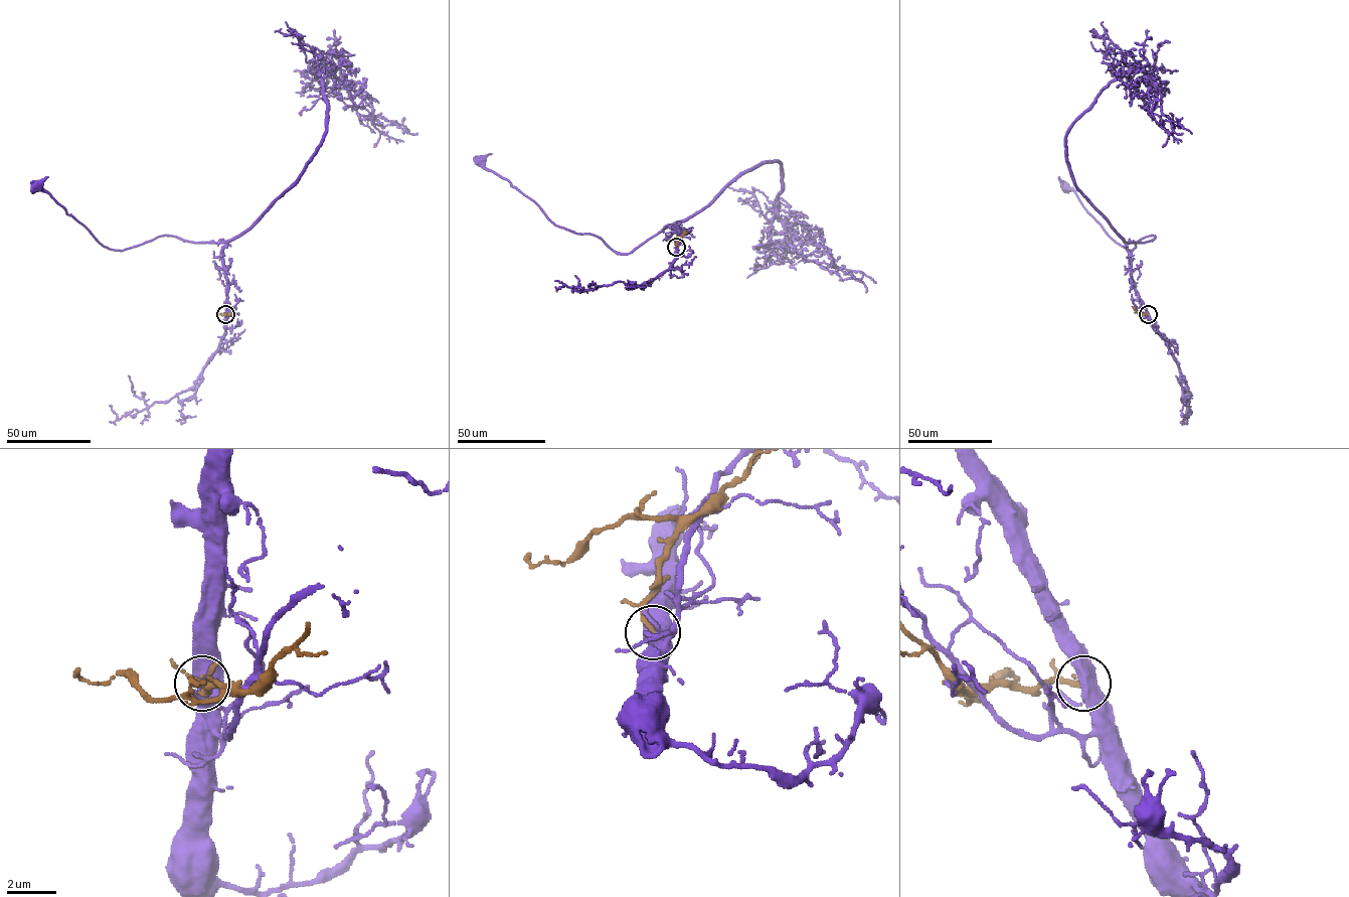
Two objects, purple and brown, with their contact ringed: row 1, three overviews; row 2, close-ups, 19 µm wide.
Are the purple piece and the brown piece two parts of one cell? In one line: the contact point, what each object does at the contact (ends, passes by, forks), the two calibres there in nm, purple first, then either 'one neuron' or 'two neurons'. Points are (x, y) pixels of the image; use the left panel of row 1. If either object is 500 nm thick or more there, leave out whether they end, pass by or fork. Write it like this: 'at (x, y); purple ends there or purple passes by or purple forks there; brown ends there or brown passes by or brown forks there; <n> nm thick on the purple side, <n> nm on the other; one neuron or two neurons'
at (225, 314); 500 nm thick on the purple side, 240 nm on the other; two neurons

